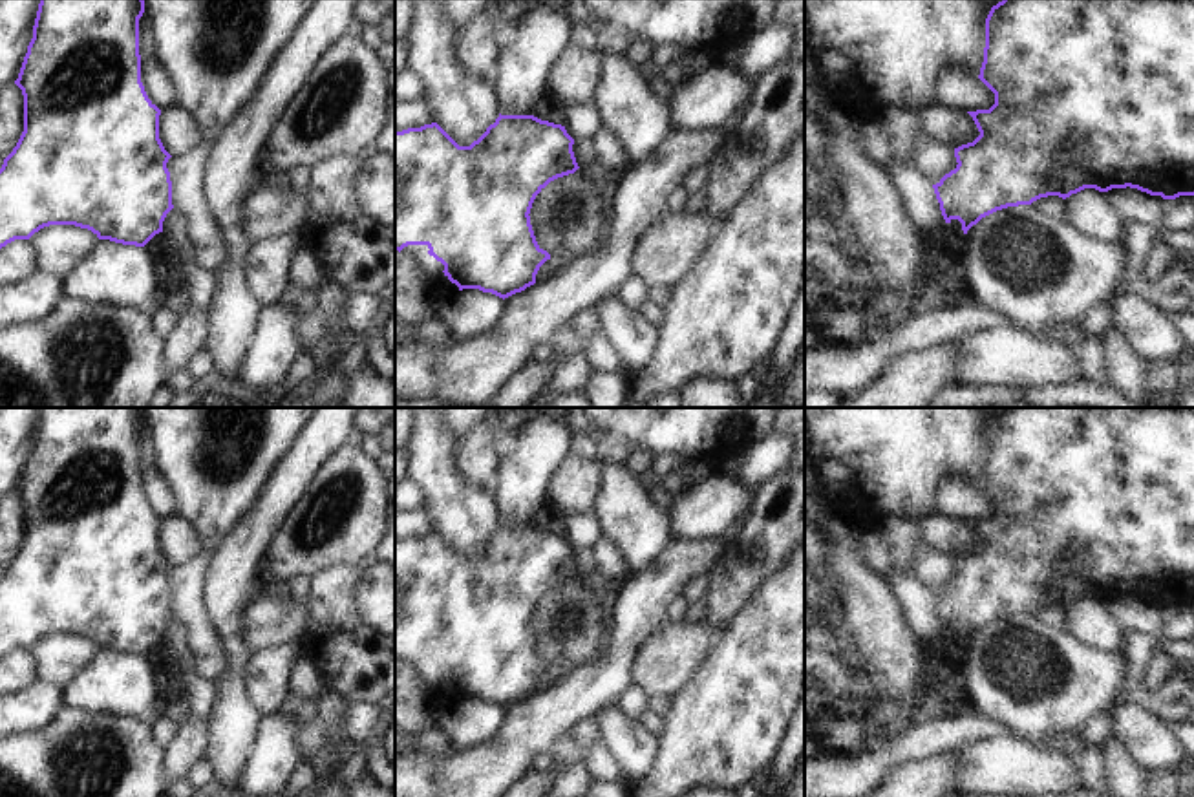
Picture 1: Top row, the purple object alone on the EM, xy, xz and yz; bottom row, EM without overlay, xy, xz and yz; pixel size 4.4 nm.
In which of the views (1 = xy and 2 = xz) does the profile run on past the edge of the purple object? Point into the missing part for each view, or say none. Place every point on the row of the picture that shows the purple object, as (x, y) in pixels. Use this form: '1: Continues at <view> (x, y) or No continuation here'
1: No continuation here
2: No continuation here.

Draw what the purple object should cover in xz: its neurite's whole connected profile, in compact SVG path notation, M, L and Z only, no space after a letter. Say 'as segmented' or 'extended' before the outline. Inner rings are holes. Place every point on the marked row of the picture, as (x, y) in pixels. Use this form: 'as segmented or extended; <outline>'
as segmented; M501 115L470 146L459 146L437 122L395 132L395 250L426 245L428 254L444 265L444 276L463 289L479 289L508 298L536 283L539 267L550 260L534 236L530 208L536 196L554 179L580 166L574 139L565 126L534 115Z

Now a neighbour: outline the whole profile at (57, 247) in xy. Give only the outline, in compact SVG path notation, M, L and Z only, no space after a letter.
M49 225L29 238L40 272L64 280L99 245L97 234L75 225Z

